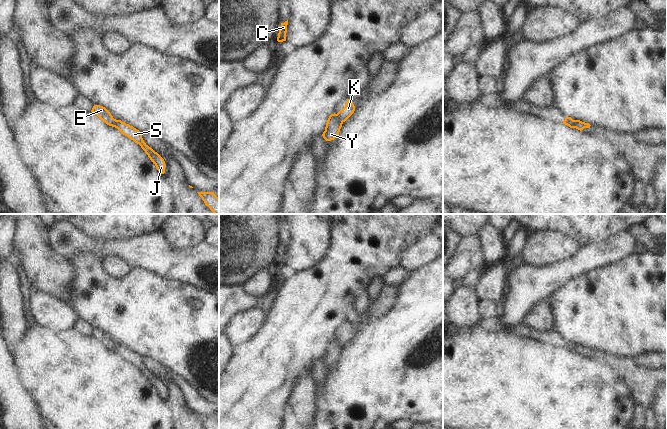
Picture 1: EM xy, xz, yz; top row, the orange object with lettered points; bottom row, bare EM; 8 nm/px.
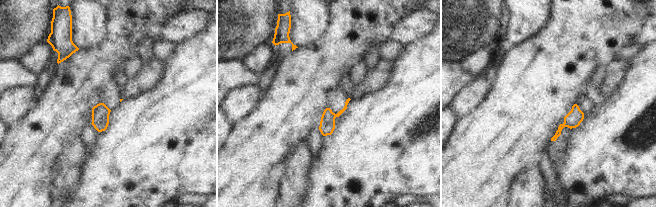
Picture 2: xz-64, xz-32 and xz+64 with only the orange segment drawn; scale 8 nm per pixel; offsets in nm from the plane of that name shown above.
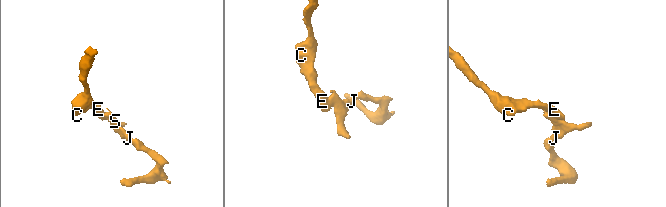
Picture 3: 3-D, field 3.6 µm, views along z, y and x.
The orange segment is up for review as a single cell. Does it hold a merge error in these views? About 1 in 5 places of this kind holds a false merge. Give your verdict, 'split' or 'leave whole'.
split

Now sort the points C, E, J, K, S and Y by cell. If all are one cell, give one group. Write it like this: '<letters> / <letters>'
C E Y / J K S

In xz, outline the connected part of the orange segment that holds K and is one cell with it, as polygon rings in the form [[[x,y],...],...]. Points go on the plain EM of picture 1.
[[[348,323],[345,328],[345,331],[336,338],[336,341],[340,345],[345,346],[354,337],[354,335],[355,330],[353,326],[350,323]]]

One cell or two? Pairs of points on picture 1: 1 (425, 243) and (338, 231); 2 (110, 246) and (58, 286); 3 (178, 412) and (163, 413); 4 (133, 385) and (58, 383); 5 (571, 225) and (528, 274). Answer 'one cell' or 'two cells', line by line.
1: two cells
2: two cells
3: two cells
4: one cell
5: two cells

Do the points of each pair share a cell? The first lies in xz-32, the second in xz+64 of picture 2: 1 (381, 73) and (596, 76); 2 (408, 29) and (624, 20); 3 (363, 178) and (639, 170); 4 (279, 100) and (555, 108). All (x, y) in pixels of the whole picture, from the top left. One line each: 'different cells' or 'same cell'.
1: different cells
2: different cells
3: same cell
4: same cell

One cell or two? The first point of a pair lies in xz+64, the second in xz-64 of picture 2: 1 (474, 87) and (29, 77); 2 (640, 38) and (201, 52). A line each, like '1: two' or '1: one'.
1: two
2: two

